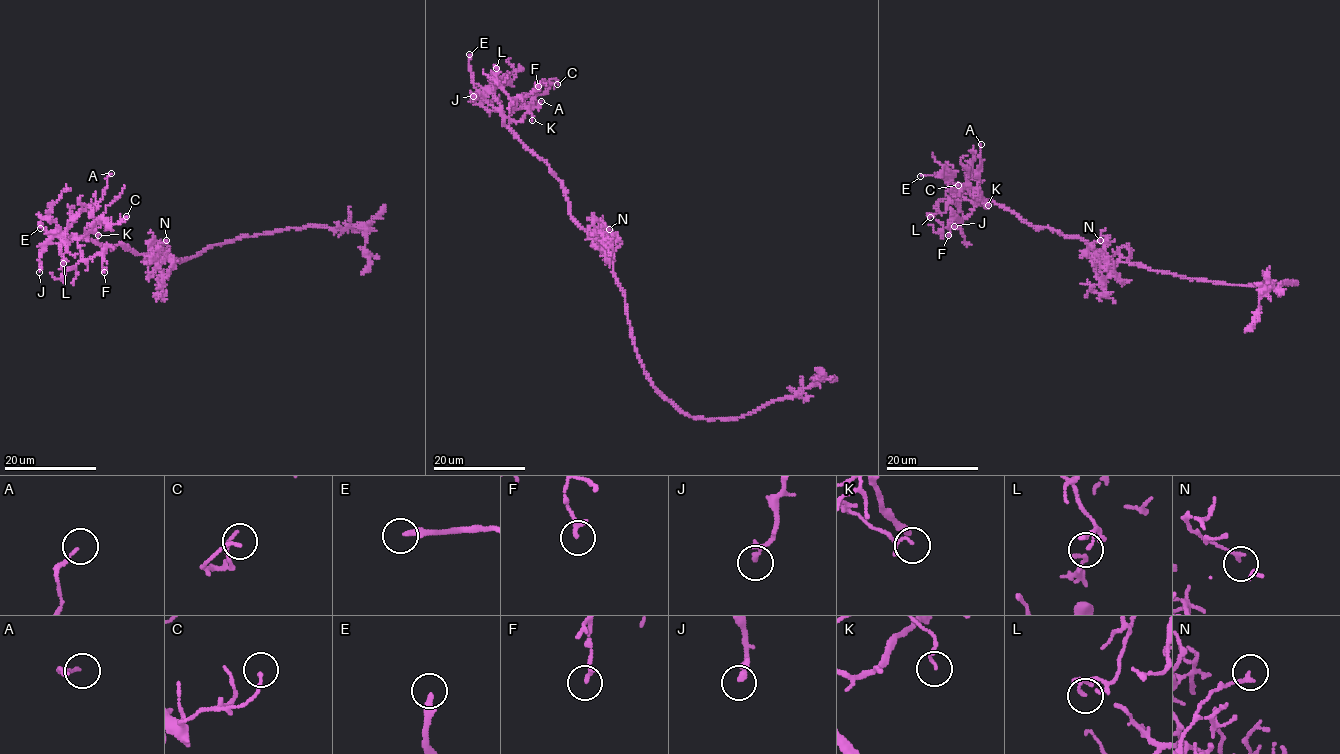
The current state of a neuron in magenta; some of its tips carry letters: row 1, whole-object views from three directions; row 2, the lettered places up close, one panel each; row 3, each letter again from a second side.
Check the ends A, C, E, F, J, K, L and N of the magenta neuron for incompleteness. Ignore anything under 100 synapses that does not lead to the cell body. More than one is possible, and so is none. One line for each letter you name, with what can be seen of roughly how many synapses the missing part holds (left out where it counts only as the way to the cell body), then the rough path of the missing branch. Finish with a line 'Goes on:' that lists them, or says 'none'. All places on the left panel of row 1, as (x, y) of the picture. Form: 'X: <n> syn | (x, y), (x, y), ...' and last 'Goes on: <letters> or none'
Goes on: E

